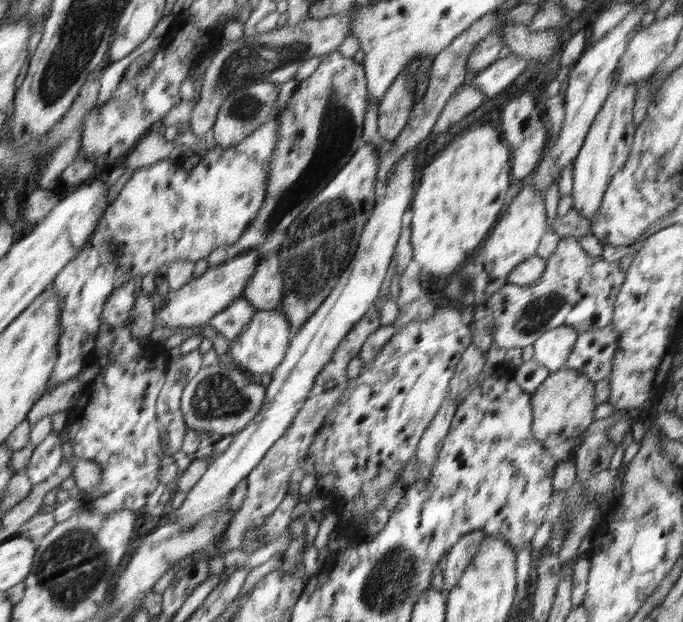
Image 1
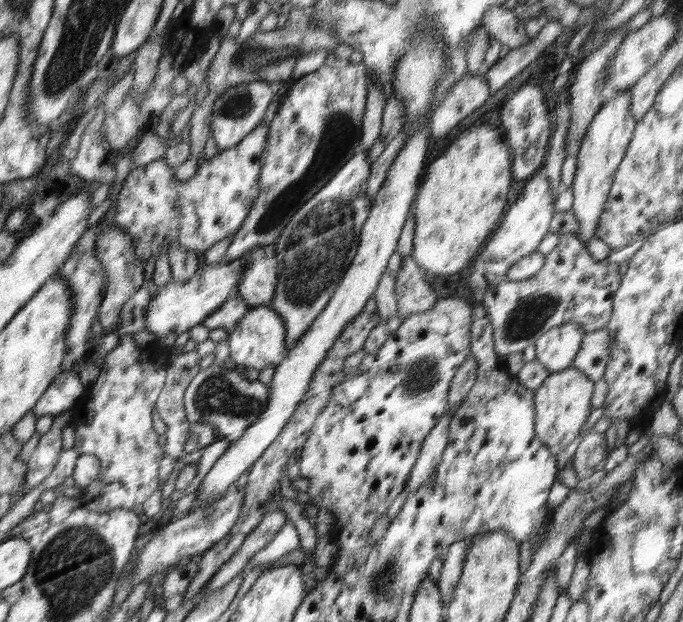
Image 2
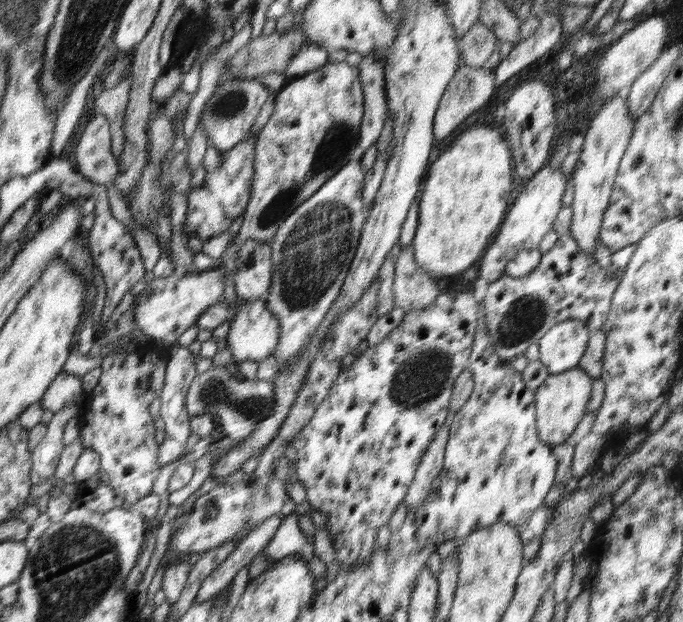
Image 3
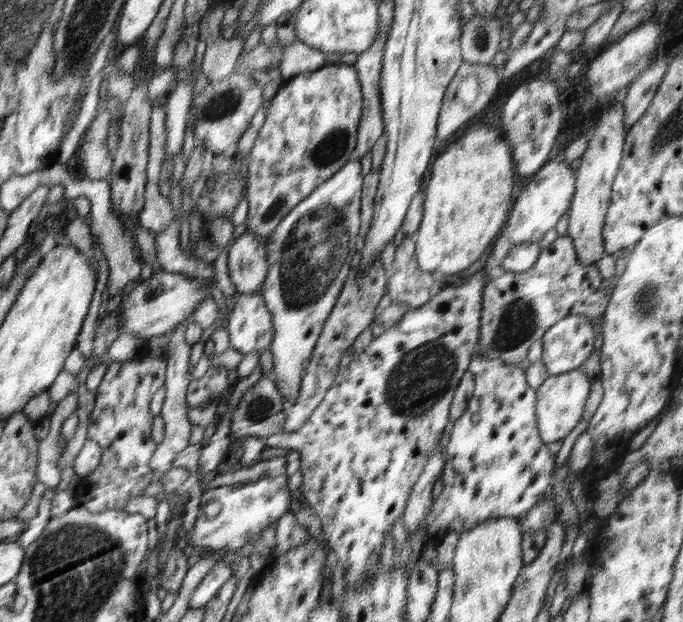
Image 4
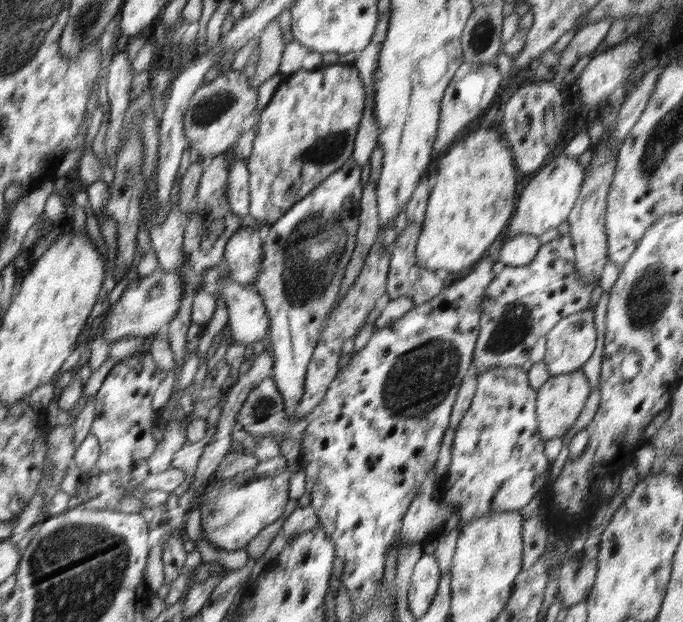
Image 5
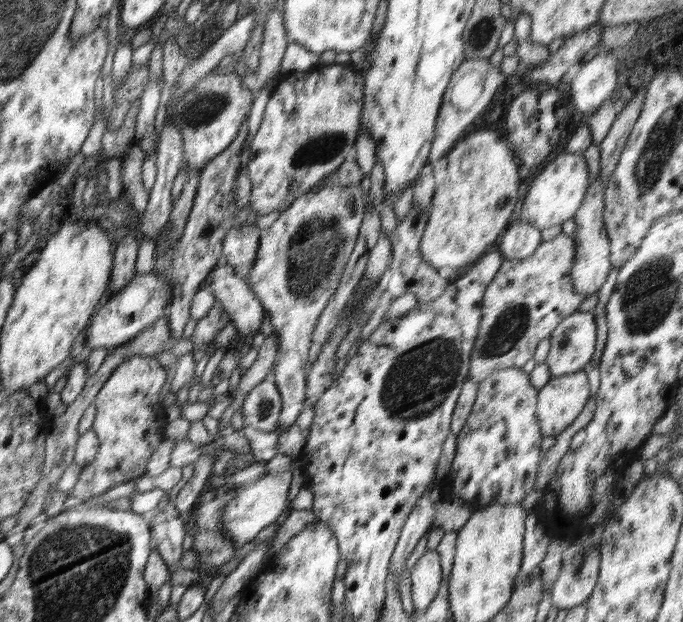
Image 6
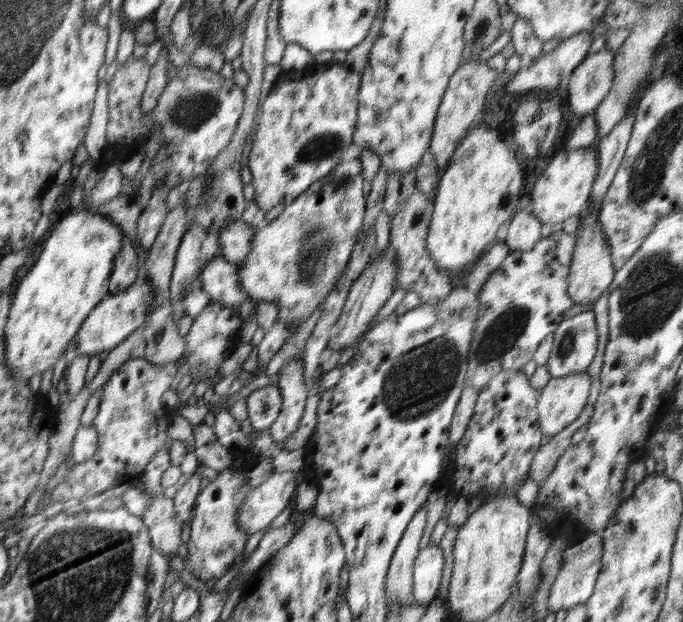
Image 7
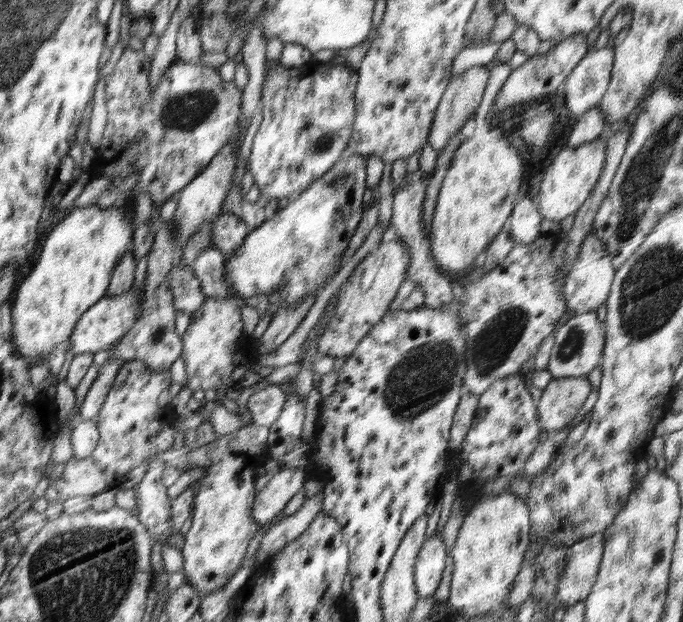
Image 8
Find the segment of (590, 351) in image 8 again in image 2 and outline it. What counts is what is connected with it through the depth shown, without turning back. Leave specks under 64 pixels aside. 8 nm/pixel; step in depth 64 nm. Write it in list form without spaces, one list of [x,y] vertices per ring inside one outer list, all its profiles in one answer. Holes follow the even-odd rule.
[[[566,322],[545,332],[536,342],[535,359],[550,373],[572,367],[574,357],[586,334],[577,322]]]

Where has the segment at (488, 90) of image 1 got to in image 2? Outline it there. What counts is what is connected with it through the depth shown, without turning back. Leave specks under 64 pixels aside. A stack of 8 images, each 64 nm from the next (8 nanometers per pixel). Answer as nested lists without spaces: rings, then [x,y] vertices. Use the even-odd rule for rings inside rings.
[[[550,20],[543,26],[538,35],[529,40],[527,44],[512,48],[492,68],[483,71],[482,75],[488,81],[489,94],[494,95],[505,84],[521,74],[532,61],[536,61],[541,56],[545,48],[556,42],[556,38],[561,33],[562,26]]]

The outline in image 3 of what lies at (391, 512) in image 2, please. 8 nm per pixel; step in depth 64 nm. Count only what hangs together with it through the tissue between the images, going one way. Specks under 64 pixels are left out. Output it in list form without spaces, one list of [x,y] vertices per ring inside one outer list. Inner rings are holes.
[[[442,424],[442,428],[436,430],[434,440],[430,442],[428,450],[424,452],[424,456],[420,459],[416,476],[414,476],[405,498],[402,499],[402,506],[406,508],[406,512],[417,509],[426,500],[426,497],[434,491],[431,485],[442,470],[448,432],[448,425]]]

